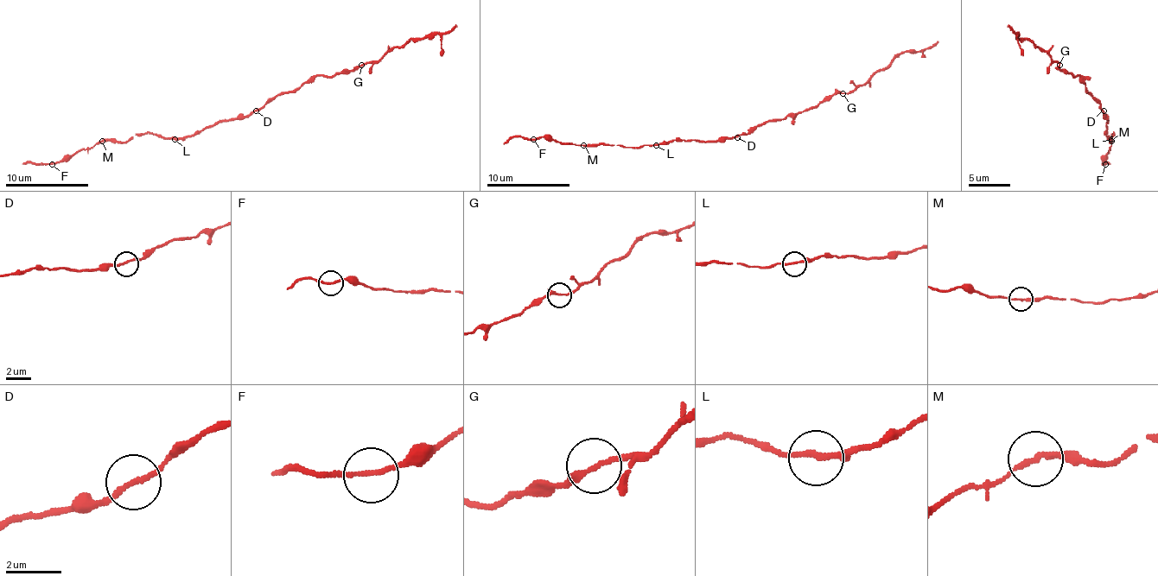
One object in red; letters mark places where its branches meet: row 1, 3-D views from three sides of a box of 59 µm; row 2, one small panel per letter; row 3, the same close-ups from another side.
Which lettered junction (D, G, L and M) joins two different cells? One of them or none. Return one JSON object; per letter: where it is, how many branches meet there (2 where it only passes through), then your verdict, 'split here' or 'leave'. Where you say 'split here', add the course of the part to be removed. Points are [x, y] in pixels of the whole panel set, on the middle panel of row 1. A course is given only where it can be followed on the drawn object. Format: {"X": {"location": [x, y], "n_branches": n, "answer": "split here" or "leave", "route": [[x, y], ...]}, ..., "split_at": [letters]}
{"D": {"location": [737, 137], "n_branches": 2, "answer": "leave"}, "G": {"location": [843, 93], "n_branches": 2, "answer": "leave"}, "L": {"location": [656, 145], "n_branches": 2, "answer": "leave"}, "M": {"location": [583, 145], "n_branches": 2, "answer": "leave"}, "split_at": []}

